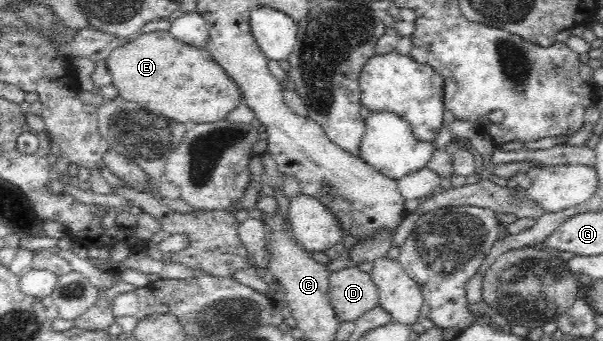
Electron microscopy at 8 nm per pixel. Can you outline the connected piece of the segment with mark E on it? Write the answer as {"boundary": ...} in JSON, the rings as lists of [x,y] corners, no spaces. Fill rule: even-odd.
{"boundary":[[[168,30],[143,33],[133,41],[126,42],[109,55],[107,65],[111,72],[113,85],[118,89],[119,97],[136,103],[155,115],[187,127],[226,120],[231,112],[244,104],[240,86],[228,77],[226,71],[220,68],[220,64],[214,60],[205,47],[176,41]]]}

